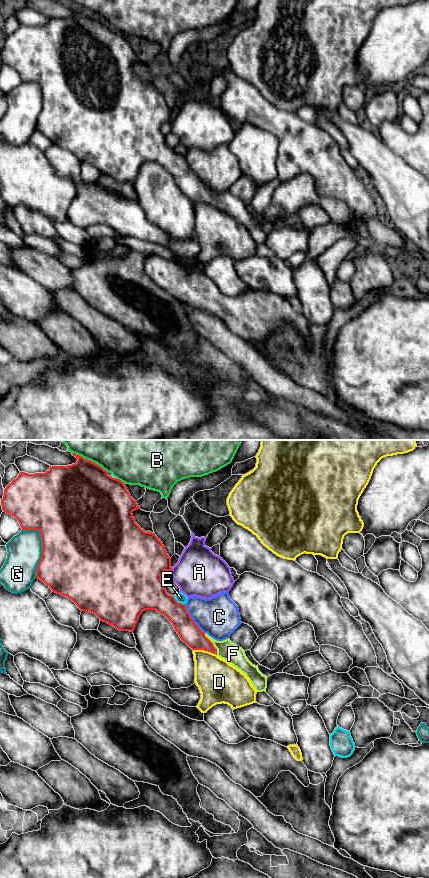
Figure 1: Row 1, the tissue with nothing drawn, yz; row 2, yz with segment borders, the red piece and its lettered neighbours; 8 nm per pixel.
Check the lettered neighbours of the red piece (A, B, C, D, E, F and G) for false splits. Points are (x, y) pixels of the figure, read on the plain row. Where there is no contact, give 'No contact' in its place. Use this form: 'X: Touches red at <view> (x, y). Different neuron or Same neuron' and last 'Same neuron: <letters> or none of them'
A: Touches red at yz (171, 122). Different neuron
B: Touches red at yz (89, 12). Different neuron
C: Touches red at yz (192, 171). Different neuron
D: Touches red at yz (205, 202). Different neuron
E: Touches red at yz (177, 154). Different neuron
F: Touches red at yz (212, 196). Same neuron
G: Touches red at yz (42, 98). Different neuron
Same neuron: F

